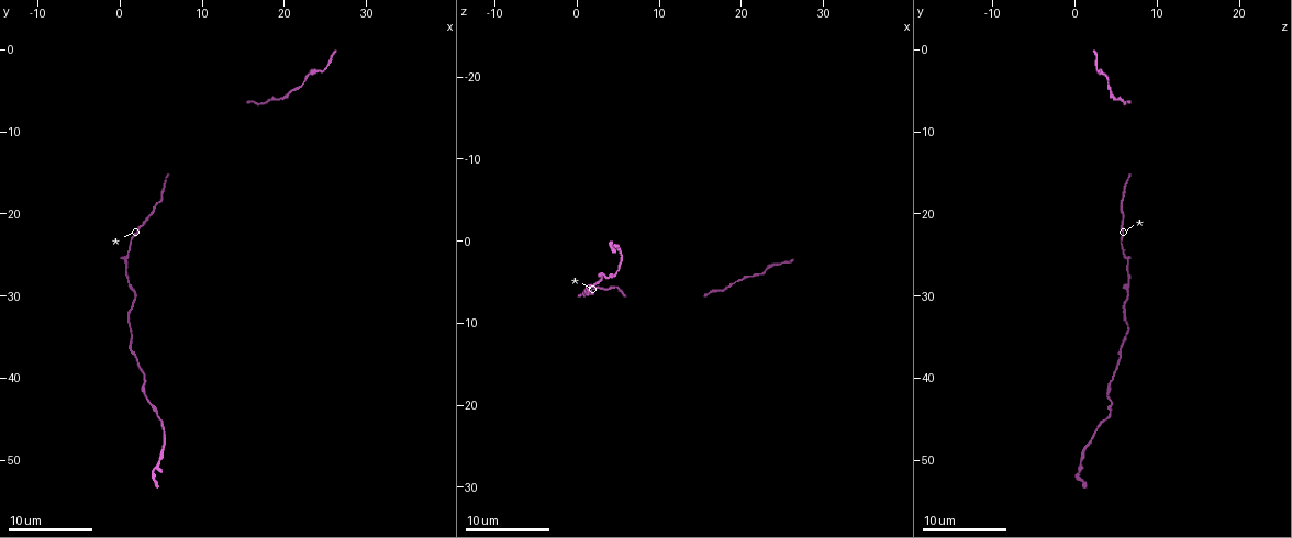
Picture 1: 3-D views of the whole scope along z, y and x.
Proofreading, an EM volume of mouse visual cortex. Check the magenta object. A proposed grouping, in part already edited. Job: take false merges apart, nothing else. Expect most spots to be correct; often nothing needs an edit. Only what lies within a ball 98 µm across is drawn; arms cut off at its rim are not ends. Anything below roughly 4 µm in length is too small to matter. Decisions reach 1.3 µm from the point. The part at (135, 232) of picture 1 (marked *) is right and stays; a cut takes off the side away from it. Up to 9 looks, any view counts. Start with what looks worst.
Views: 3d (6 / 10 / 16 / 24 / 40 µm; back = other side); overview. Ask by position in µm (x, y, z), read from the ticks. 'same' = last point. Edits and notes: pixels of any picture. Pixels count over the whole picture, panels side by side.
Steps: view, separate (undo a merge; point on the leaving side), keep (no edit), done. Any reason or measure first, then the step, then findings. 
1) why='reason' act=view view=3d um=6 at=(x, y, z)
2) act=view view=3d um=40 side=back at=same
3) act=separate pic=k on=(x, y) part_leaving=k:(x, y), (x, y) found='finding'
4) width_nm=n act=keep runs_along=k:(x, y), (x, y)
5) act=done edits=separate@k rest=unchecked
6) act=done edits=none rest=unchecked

why='sudden change in width' act=view view=3d um=16 at=(1.0, 35.0, 6.0)

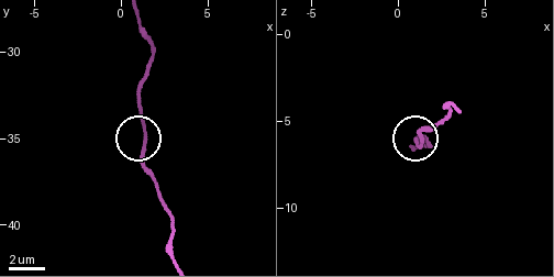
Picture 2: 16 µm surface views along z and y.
act=keep runs_along=2:(136, 20), (150, 46), (141, 122), (145, 166), (154, 187) found='continuous, no second neuron'

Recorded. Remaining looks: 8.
why='narrows sharply' act=view view=3d um=6 at=(1.5, 30.0, 6.5)

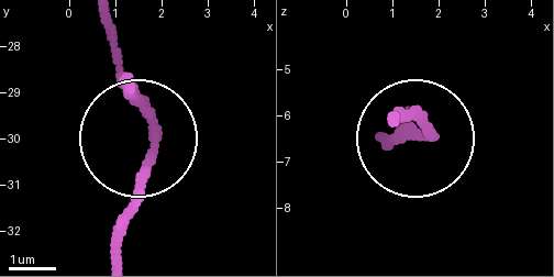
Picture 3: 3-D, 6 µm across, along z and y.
act=keep runs_along=3:(110, 18), (118, 77), (145, 124), (122, 254) found='one neuron here'

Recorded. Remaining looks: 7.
act=view view=3d um=6 at=(3.0, 42.0, 4.0)

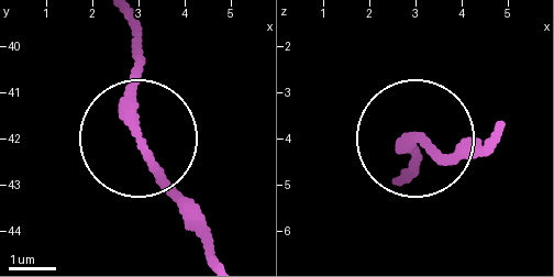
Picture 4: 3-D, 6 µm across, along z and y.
width_nm=200 act=keep runs_along=4:(400, 174), (412, 143), (479, 154) found='all the same neuron'

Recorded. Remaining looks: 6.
why='thin neck' act=view view=3d um=10 at=(15.5, 6.0, 6.5)

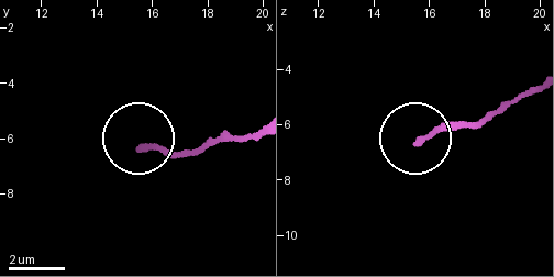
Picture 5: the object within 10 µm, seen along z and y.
act=keep found='one neuron here'

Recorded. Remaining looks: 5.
act=done edits=none rest=unchecked

